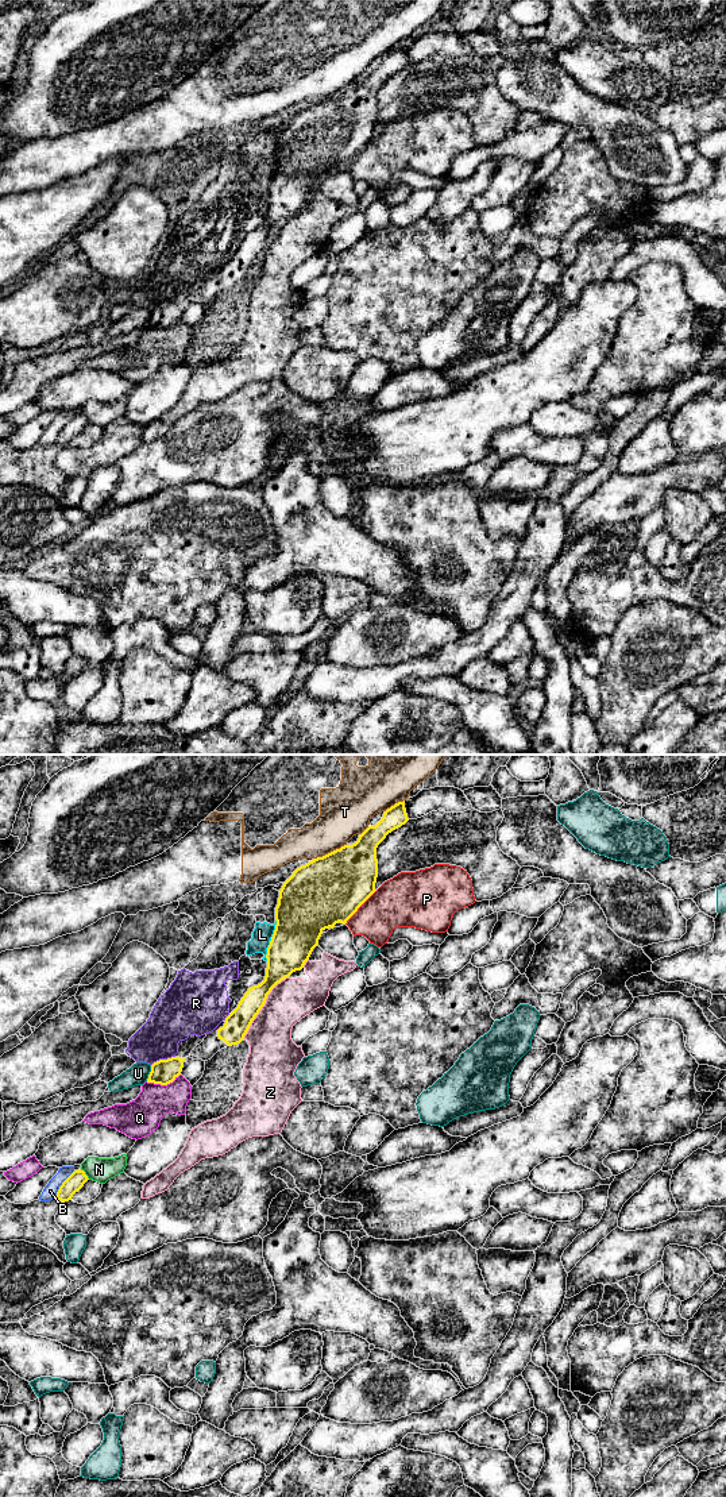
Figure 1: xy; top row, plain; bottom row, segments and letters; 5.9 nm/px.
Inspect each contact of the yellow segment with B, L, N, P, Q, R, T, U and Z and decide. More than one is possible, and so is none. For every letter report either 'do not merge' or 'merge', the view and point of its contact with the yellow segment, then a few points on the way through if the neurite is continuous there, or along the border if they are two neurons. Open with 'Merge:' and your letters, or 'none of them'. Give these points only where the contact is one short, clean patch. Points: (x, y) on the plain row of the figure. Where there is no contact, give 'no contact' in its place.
Merge: none of them
B: do not merge; meets yellow in xy at (62, 428)
L: do not merge; meets yellow in xy at (271, 184); border along xy (275, 164), (266, 204)
N: do not merge; meets yellow in xy at (84, 417)
P: do not merge; meets yellow in xy at (359, 150)
Q: do not merge; meets yellow in xy at (162, 328)
R: do not merge; meets yellow in xy at (162, 304)
T: do not merge; meets yellow in xy at (331, 96)
U: do not merge; meets yellow in xy at (150, 317)
Z: do not merge; meets yellow in xy at (263, 249)

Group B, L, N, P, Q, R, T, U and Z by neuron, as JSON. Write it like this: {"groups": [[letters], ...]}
{"groups": [["B"], ["L", "R"], ["N"], ["P"], ["Q"], ["T"], ["U"], ["Z"]]}

